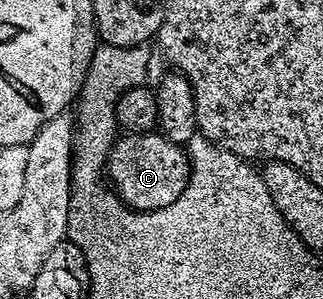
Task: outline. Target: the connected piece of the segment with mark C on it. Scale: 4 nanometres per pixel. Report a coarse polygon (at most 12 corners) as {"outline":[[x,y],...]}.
{"outline":[[123,133],[105,175],[134,211],[173,205],[191,156],[161,133]]}

